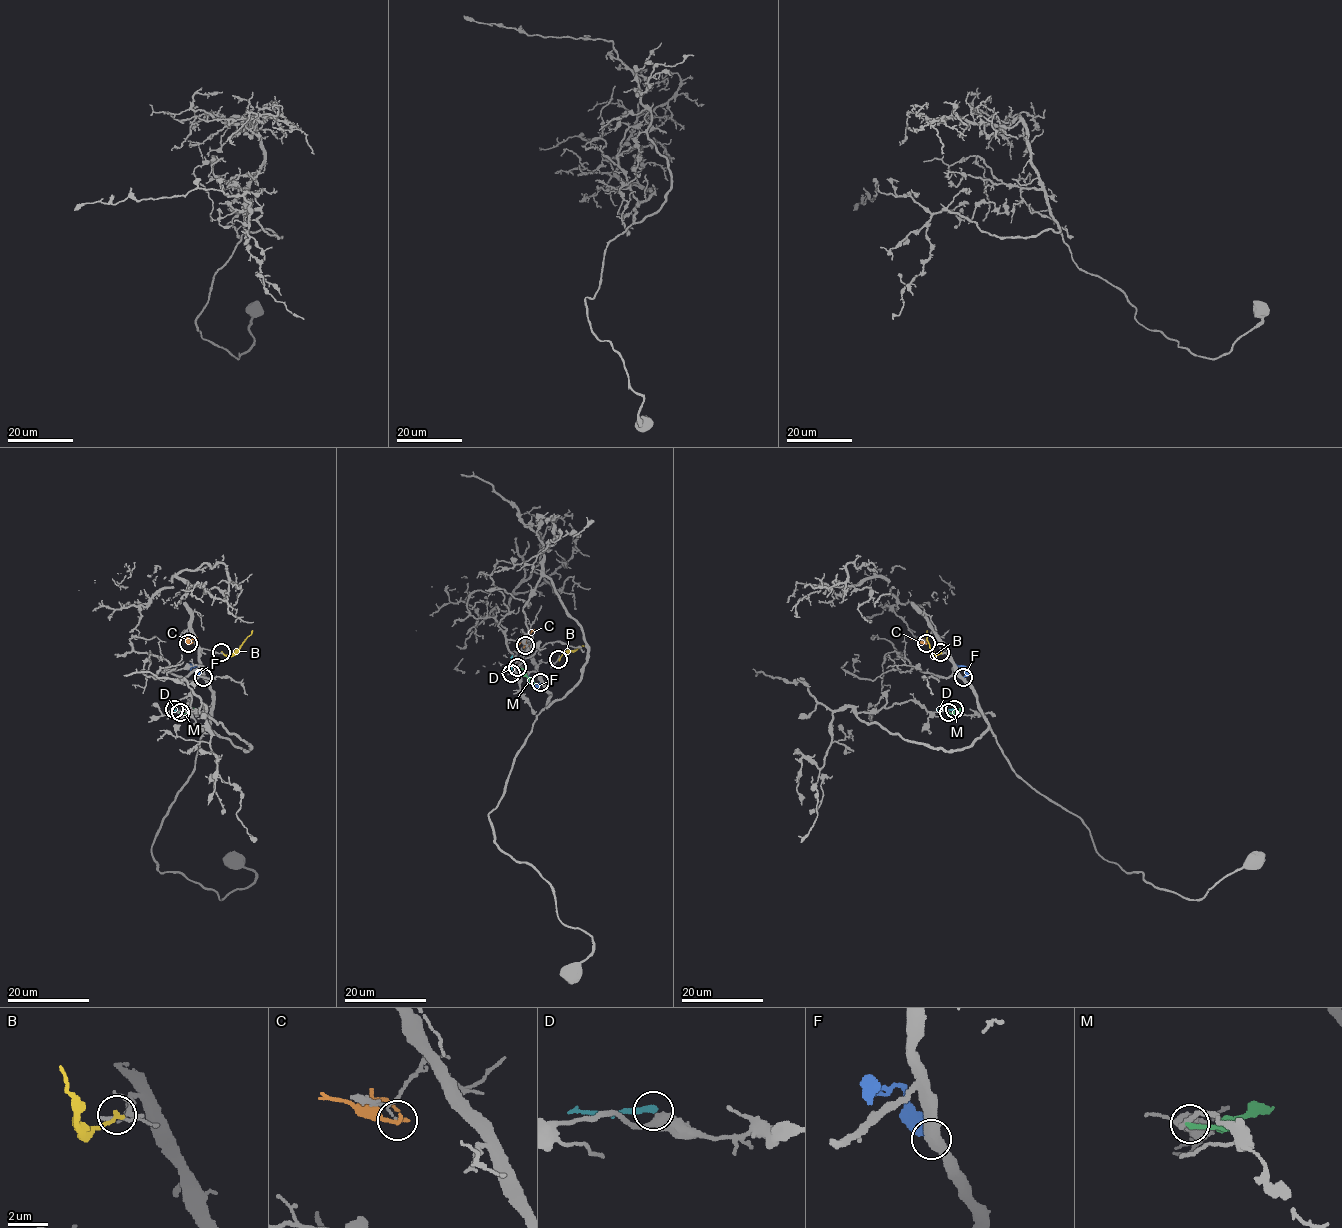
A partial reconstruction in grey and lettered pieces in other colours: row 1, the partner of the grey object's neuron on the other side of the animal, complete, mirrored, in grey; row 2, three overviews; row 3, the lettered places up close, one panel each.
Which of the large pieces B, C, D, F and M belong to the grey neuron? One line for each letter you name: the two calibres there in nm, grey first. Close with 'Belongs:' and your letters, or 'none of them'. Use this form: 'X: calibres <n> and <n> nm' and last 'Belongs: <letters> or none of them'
Belongs: none of them

